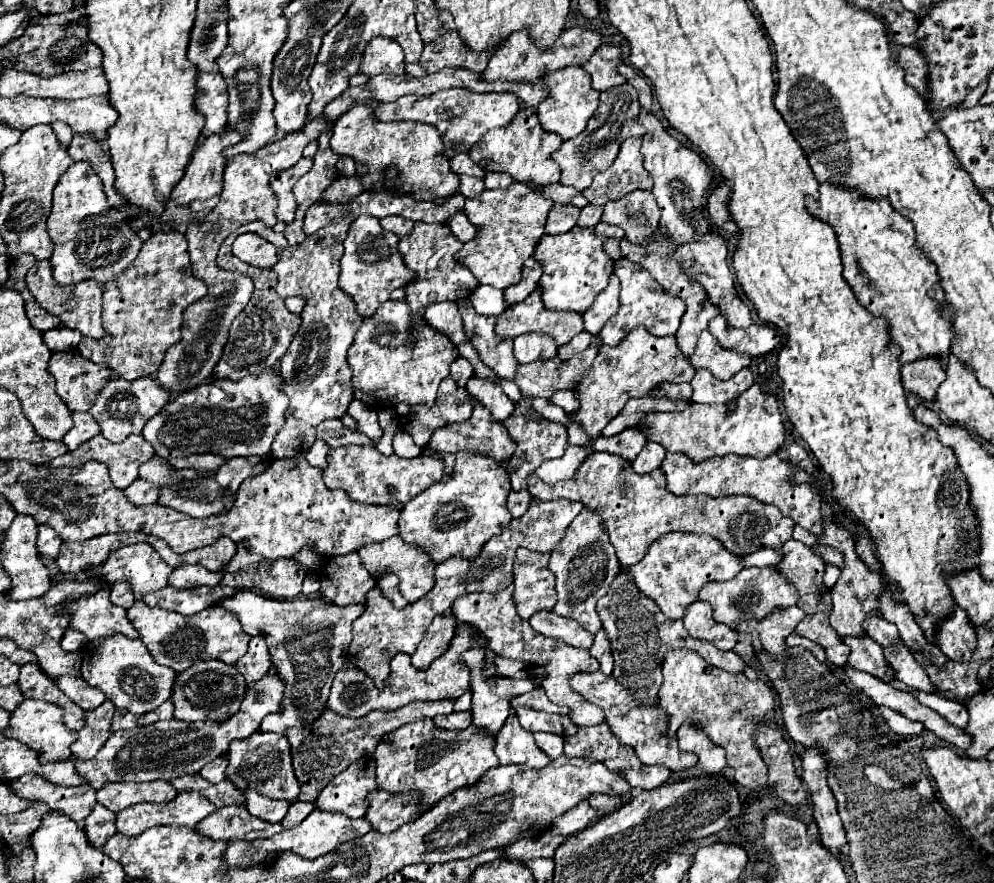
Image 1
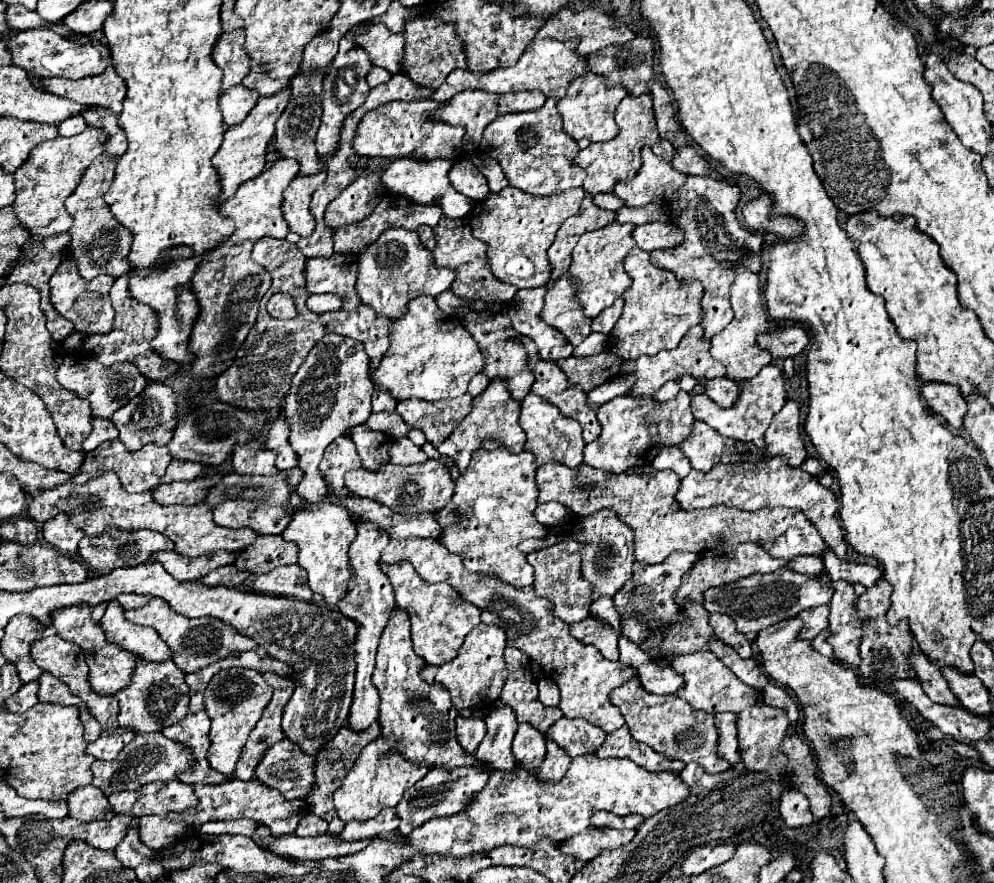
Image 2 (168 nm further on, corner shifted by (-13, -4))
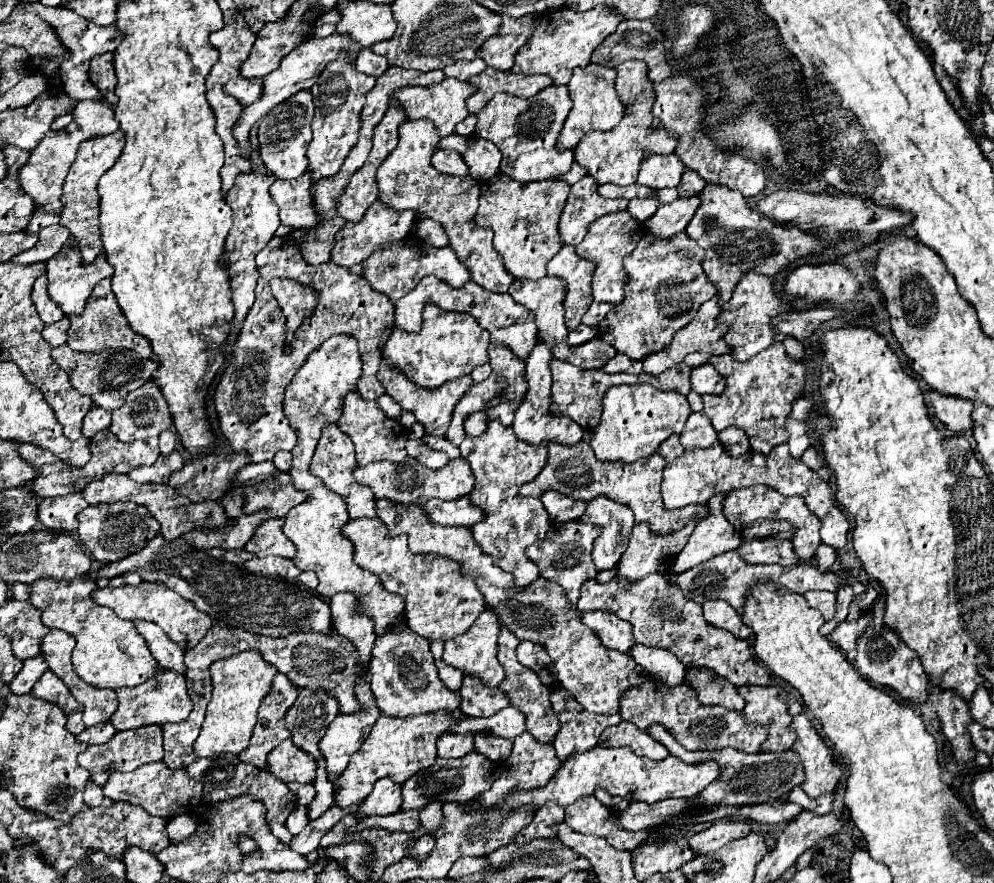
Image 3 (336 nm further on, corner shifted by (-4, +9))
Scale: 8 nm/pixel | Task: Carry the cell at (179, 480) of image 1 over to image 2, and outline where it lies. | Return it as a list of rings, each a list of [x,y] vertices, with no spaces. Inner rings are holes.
[[[286,472],[274,476],[240,476],[226,474],[218,486],[214,486],[206,502],[214,508],[214,522],[228,528],[252,528],[258,534],[282,534],[290,524],[290,486]]]

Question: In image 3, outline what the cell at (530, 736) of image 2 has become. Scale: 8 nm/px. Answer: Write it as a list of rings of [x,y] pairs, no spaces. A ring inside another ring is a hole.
[[[511,707],[501,709],[489,719],[465,717],[461,721],[455,721],[451,713],[433,713],[433,715],[417,715],[417,717],[403,717],[403,719],[381,715],[375,721],[369,737],[363,741],[361,749],[351,755],[347,769],[337,777],[337,781],[333,781],[335,805],[341,809],[349,809],[361,803],[369,795],[369,789],[373,789],[373,783],[381,777],[389,777],[393,783],[403,783],[413,773],[431,767],[437,757],[437,747],[435,747],[437,737],[445,731],[455,731],[455,733],[491,731],[493,735],[515,739],[521,733],[525,733],[525,715]]]

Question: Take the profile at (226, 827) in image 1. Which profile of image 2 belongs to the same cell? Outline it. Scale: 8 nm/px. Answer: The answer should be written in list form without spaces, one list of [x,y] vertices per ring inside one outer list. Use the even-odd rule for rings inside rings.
[[[264,824],[256,828],[254,842],[258,842],[260,846],[264,846],[274,854],[280,854],[280,856],[286,854],[300,860],[324,860],[328,856],[348,856],[348,854],[360,852],[368,844],[368,840],[346,842],[342,838],[332,838],[326,834],[318,838],[298,838],[296,834],[274,838]]]

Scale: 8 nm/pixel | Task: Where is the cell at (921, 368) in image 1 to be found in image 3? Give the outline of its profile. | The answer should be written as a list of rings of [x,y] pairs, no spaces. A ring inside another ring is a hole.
[[[929,391],[931,405],[935,409],[935,417],[953,433],[971,429],[969,413],[973,411],[973,403],[961,397],[947,397],[937,391]]]

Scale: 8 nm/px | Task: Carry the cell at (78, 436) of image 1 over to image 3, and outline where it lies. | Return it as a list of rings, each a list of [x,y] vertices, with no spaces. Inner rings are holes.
[[[93,407],[83,419],[83,437],[93,437],[95,433],[107,429],[109,425],[111,425],[111,413],[101,407]]]

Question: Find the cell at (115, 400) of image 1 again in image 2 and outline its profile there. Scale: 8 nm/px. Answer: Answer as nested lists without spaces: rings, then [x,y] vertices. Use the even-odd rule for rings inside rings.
[[[152,382],[138,398],[132,398],[126,406],[122,406],[114,416],[112,422],[116,424],[120,432],[122,444],[134,452],[140,450],[146,444],[156,444],[156,446],[166,446],[174,434],[174,428],[178,424],[176,416],[176,396],[170,386],[162,382]]]

